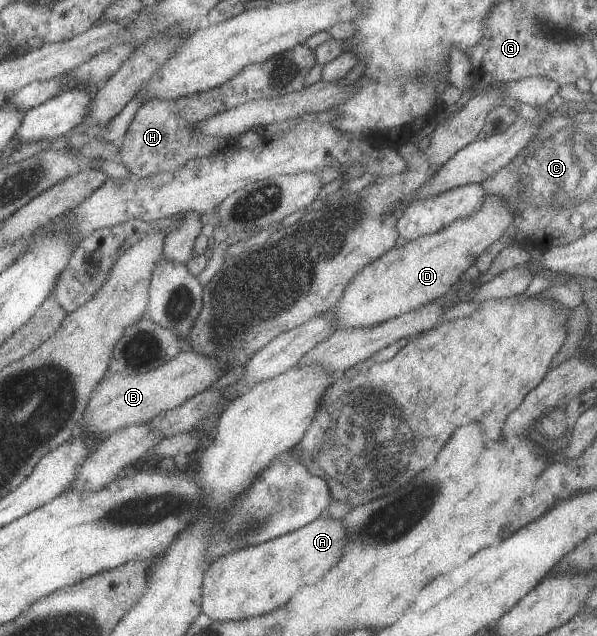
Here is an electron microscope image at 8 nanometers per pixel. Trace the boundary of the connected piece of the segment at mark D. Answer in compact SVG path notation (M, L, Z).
M485 193L483 205L472 216L451 222L439 233L427 234L406 245L392 248L383 257L367 265L365 270L361 270L347 286L341 302L333 307L337 329L377 326L431 301L437 301L512 224L513 206L507 204L501 196Z

